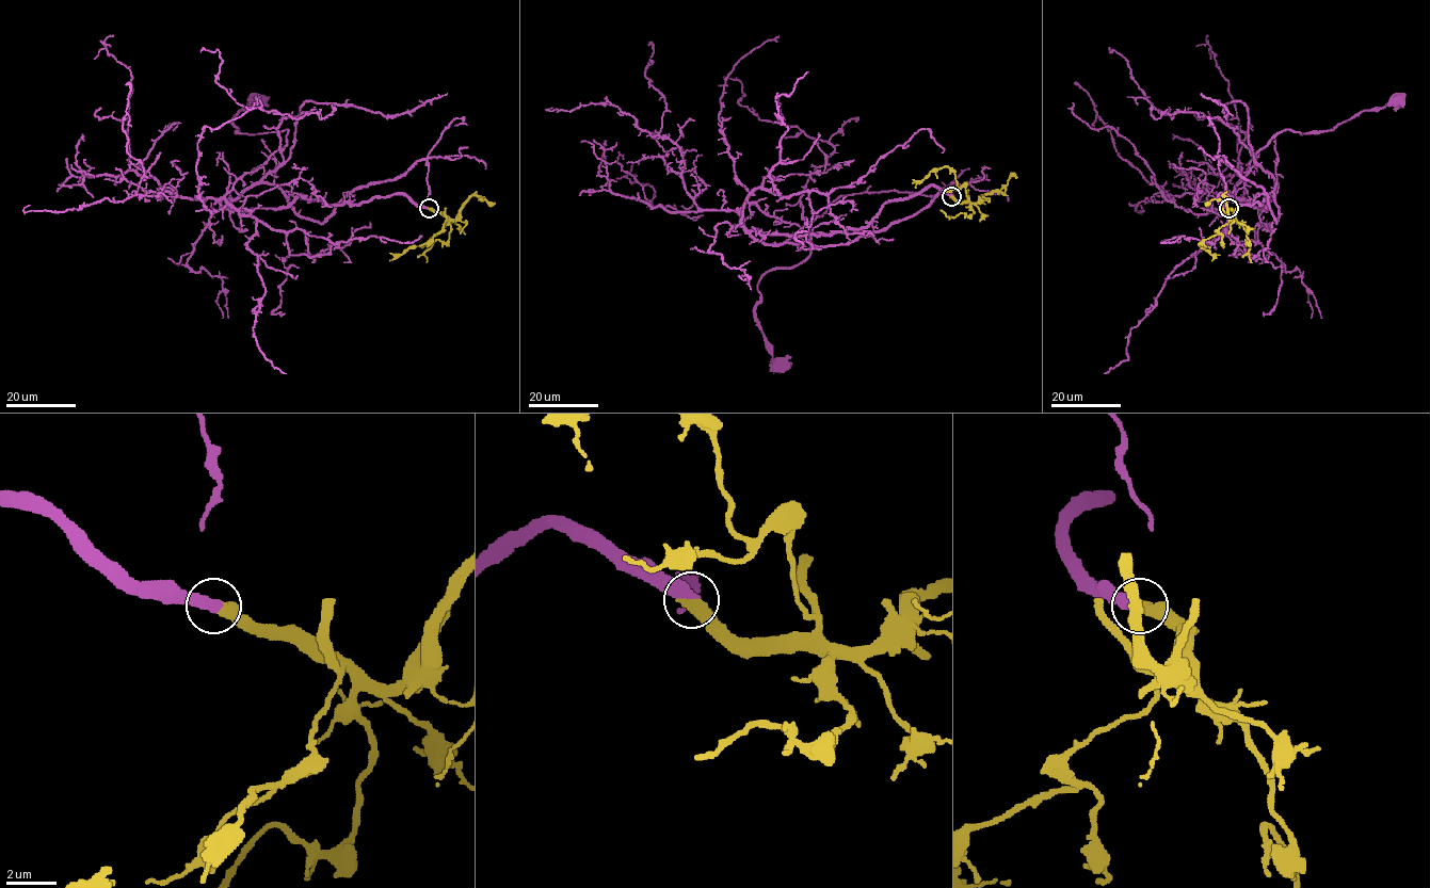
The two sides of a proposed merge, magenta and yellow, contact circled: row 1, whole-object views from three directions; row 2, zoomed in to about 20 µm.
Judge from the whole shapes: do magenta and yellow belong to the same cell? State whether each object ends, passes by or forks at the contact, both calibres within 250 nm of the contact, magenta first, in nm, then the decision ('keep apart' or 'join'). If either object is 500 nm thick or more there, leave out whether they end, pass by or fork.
500 nm thick on the magenta side, 500 nm on the other; join

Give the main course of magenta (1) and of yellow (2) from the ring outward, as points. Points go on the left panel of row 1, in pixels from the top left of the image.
1: (429, 209), (398, 194), (222, 207), (287, 144), (287, 130), (235, 132), (256, 100)
2: (429, 209), (445, 215), (443, 229), (432, 239), (411, 246), (389, 260)

